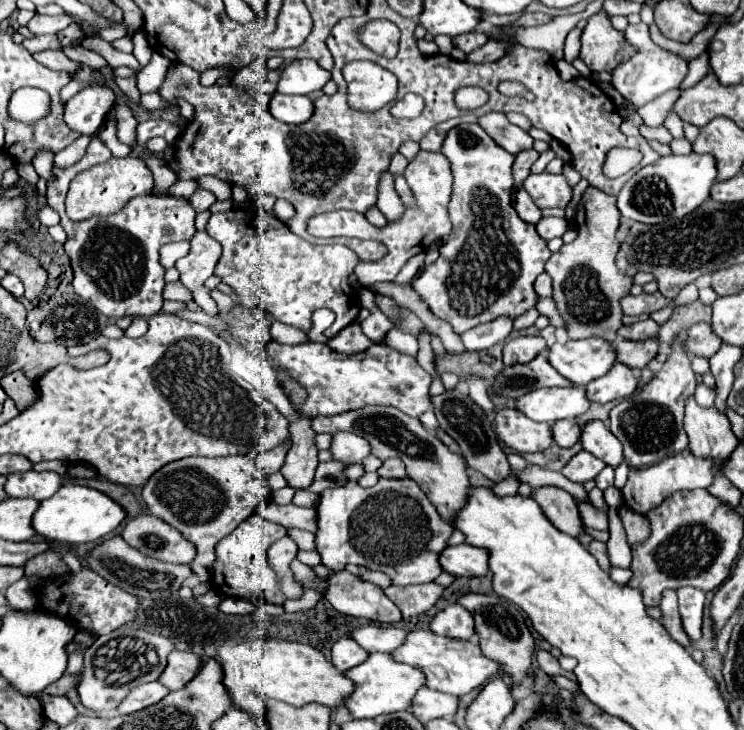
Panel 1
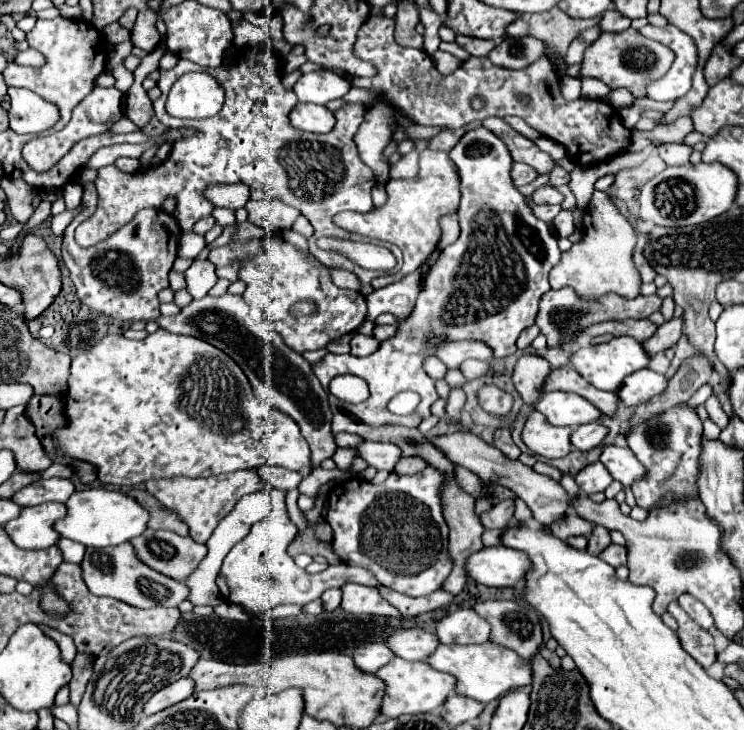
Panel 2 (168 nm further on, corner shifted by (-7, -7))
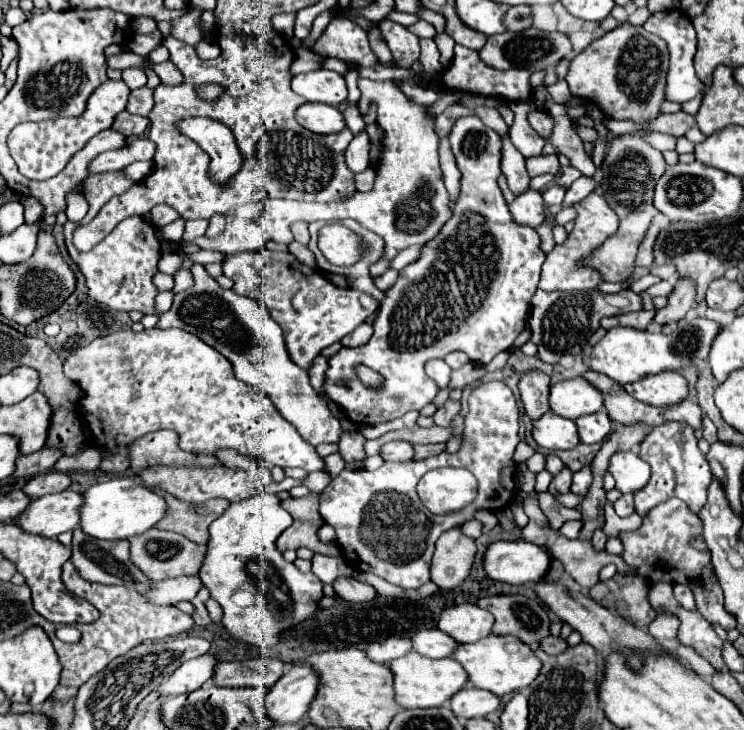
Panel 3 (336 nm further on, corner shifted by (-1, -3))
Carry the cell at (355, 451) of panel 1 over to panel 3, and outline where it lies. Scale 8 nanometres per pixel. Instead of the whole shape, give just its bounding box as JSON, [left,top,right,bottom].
[379,441,413,461]

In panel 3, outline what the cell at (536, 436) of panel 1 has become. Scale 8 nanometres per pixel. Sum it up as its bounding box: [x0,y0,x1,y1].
[533,411,579,451]

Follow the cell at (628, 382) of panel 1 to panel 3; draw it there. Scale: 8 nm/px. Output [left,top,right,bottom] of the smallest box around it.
[625,371,687,405]

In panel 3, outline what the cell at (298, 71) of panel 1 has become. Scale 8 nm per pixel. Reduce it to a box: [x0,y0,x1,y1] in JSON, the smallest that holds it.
[291,69,347,105]

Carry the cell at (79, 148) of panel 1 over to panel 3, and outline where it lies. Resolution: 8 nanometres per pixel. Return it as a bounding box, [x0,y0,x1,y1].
[177,117,241,183]

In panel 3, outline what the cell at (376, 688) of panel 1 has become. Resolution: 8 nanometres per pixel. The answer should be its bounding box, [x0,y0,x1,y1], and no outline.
[389,651,467,709]

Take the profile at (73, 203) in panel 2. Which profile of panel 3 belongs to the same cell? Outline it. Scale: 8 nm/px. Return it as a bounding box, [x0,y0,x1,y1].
[66,192,89,221]

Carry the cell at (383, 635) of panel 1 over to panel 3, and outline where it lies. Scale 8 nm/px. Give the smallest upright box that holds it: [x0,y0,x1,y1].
[411,629,457,659]

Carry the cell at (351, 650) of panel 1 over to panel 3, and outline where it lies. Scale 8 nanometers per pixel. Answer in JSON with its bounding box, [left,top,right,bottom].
[365,637,411,663]

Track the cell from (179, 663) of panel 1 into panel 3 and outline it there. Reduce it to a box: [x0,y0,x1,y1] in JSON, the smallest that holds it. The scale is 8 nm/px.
[213,657,285,687]

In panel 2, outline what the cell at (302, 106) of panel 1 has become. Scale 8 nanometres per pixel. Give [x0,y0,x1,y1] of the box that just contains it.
[291,103,335,133]

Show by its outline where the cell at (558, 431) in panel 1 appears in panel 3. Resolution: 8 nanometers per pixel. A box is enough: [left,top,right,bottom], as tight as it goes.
[575,413,611,443]

